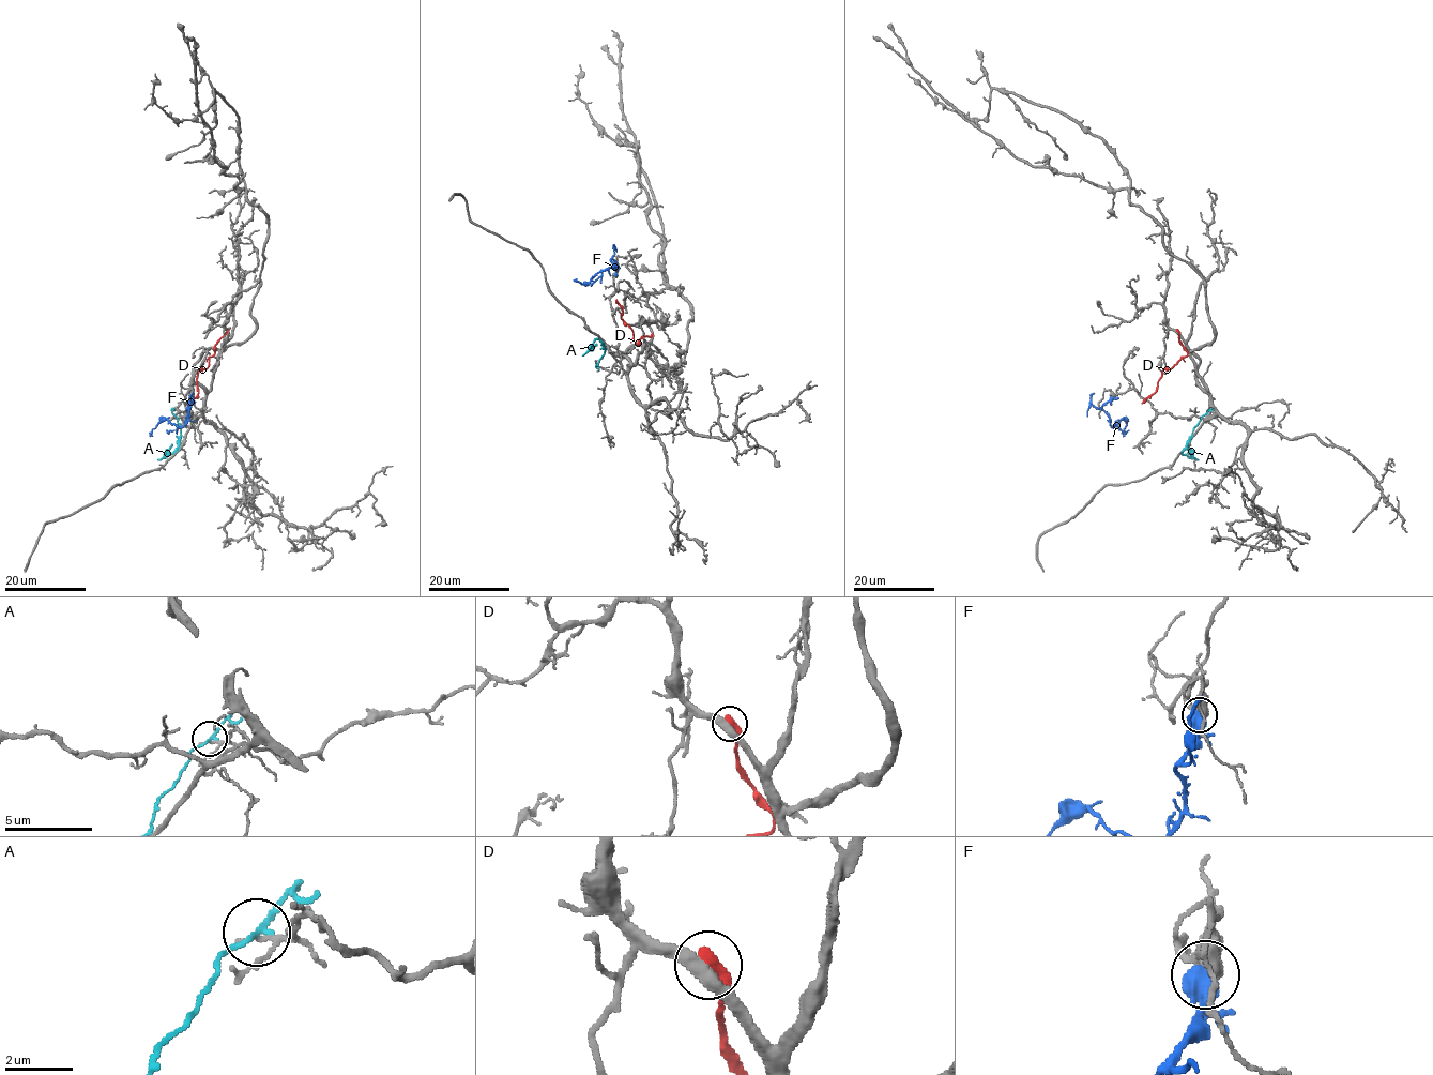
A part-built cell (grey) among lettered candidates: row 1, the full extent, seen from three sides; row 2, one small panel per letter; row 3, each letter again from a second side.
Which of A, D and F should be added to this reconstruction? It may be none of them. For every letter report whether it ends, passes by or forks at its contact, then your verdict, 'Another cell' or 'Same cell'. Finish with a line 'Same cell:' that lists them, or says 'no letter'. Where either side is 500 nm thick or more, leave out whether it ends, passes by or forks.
A: It passes by. Another cell
D: It ends there. Another cell
F: It forks there. Another cell
Same cell: no letter

